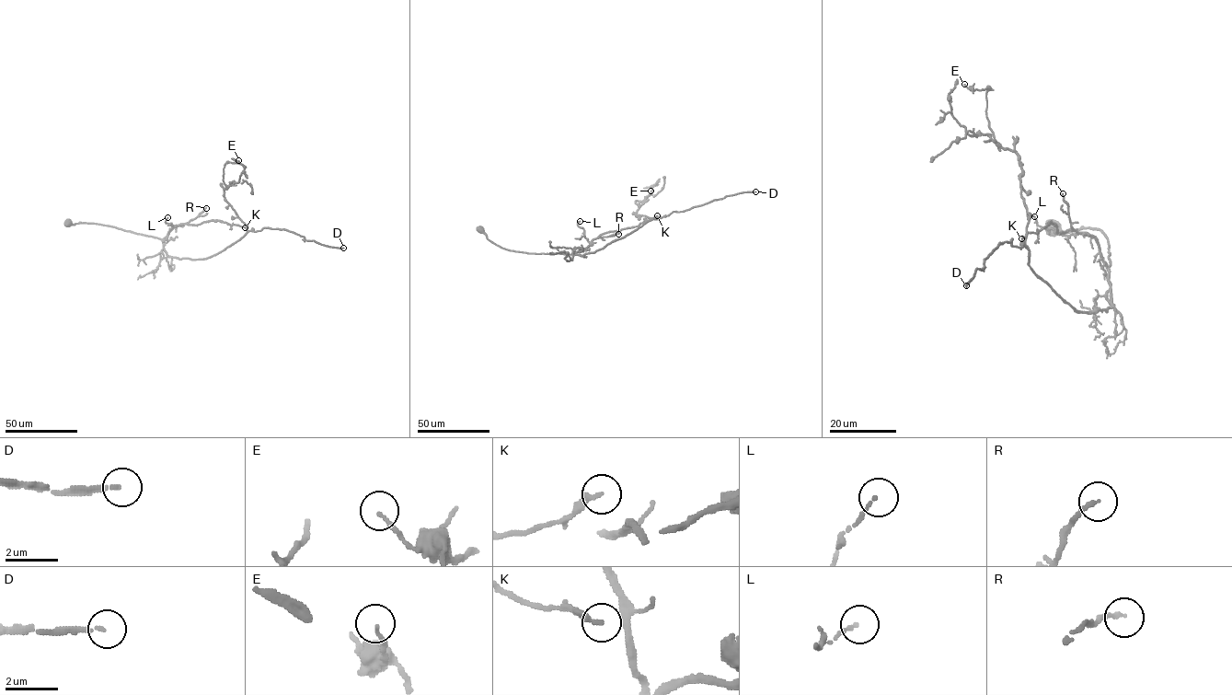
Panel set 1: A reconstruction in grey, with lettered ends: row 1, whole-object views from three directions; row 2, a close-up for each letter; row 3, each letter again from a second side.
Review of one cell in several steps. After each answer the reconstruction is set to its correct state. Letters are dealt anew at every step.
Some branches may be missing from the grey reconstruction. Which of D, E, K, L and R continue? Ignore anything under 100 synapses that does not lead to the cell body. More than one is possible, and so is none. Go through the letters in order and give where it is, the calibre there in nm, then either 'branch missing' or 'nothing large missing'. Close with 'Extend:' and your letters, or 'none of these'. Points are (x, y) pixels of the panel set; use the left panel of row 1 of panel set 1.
D: at (343, 248); 130 nm thick; branch missing
E: at (238, 160); 130 nm thick; nothing large missing
K: at (245, 227); 180 nm thick; nothing large missing
L: at (167, 217); 100 nm thick; nothing large missing
R: at (206, 208); 130 nm thick; nothing large missing
Extend: D

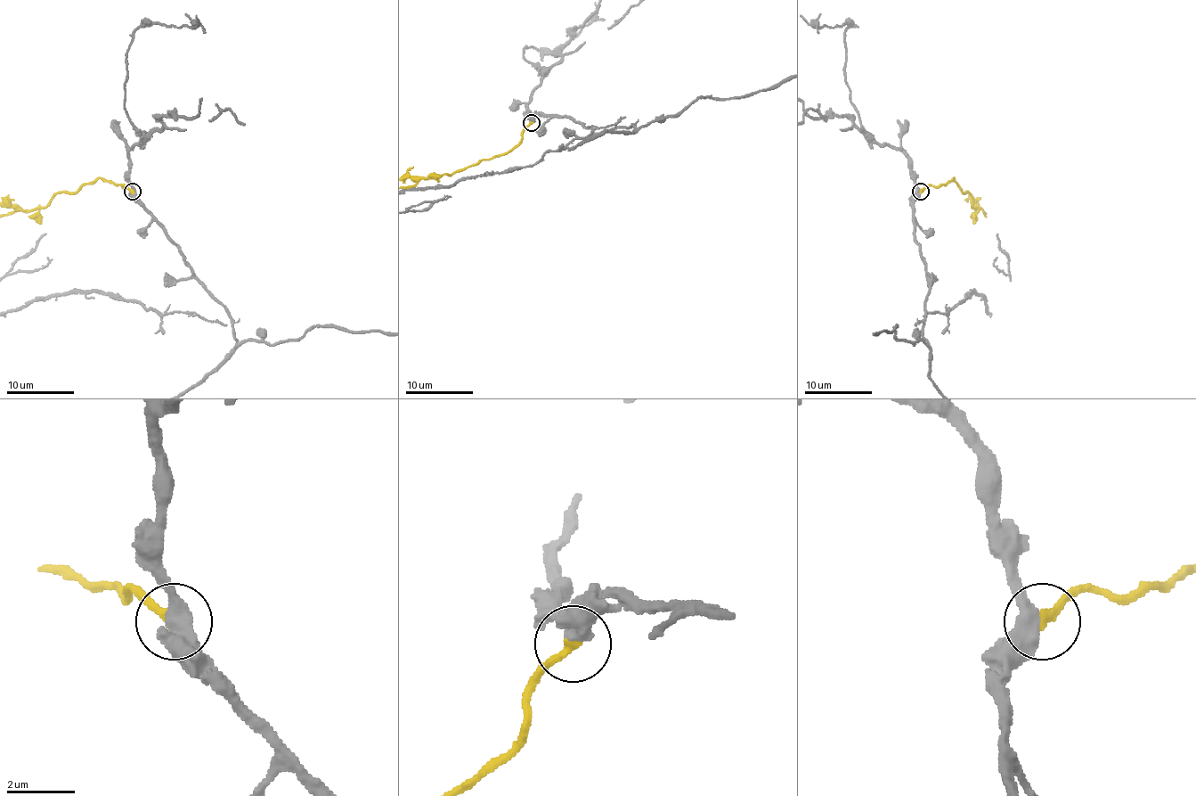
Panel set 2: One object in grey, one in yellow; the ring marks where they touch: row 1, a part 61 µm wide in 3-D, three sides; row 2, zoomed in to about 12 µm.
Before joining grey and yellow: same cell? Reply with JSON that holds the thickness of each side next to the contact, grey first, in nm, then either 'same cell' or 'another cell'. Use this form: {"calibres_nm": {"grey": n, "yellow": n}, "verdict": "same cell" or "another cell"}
{"calibres_nm": {"grey": 500, "yellow": 320}, "verdict": "same cell"}

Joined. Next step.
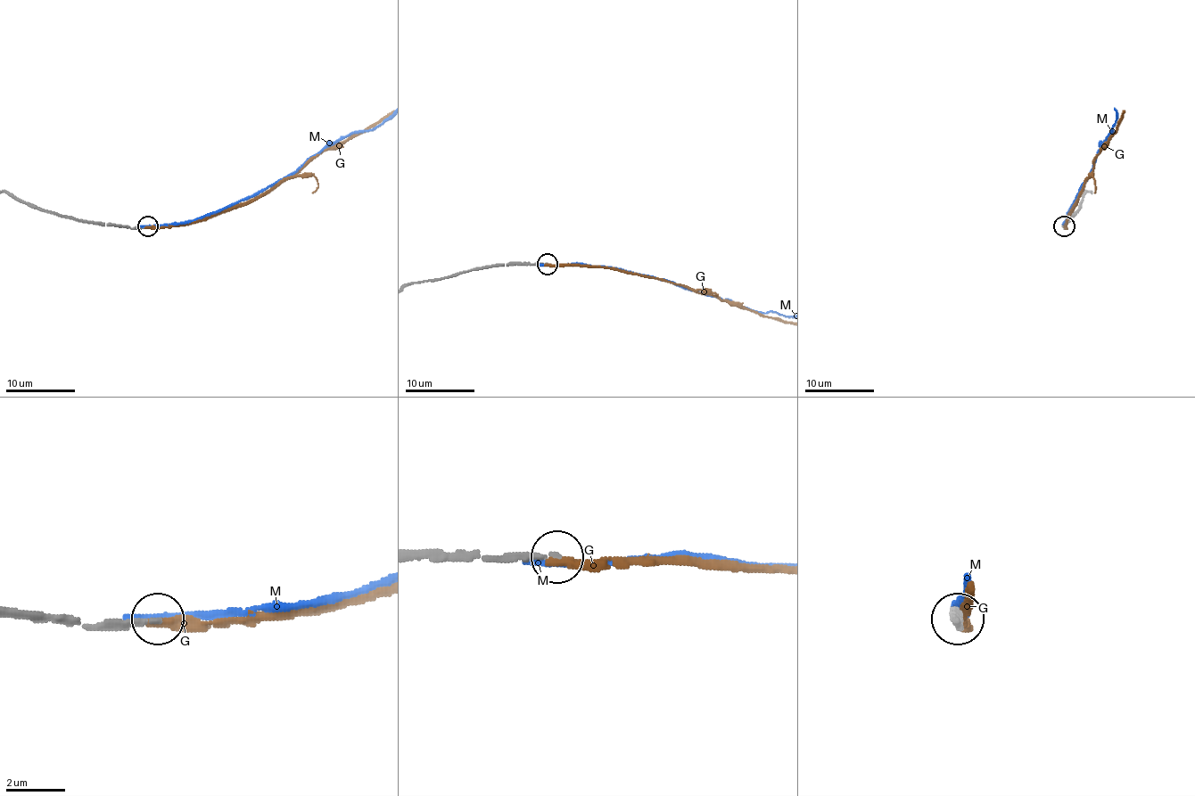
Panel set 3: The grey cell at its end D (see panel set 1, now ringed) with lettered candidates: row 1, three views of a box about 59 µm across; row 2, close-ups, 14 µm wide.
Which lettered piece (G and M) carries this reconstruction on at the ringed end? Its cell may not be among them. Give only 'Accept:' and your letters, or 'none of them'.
Accept: G

